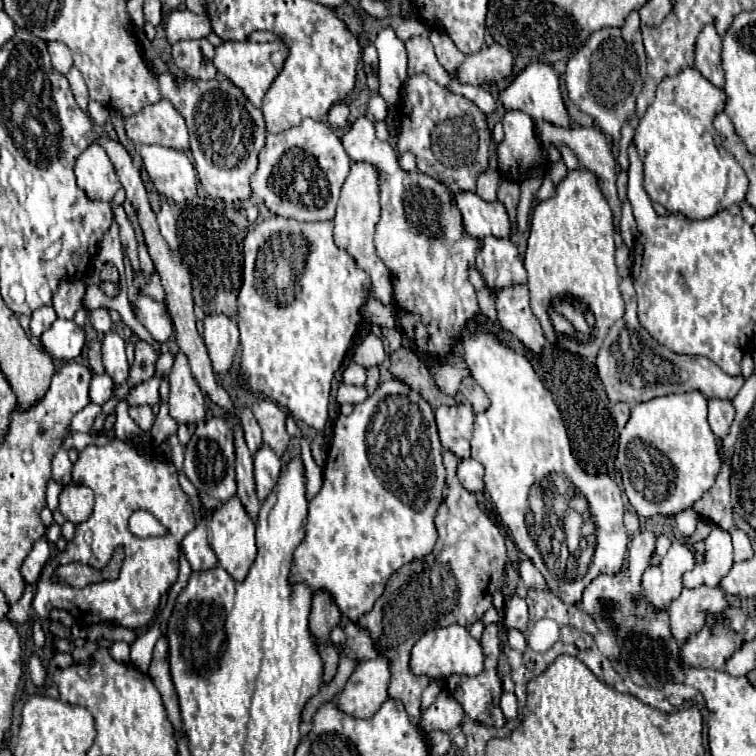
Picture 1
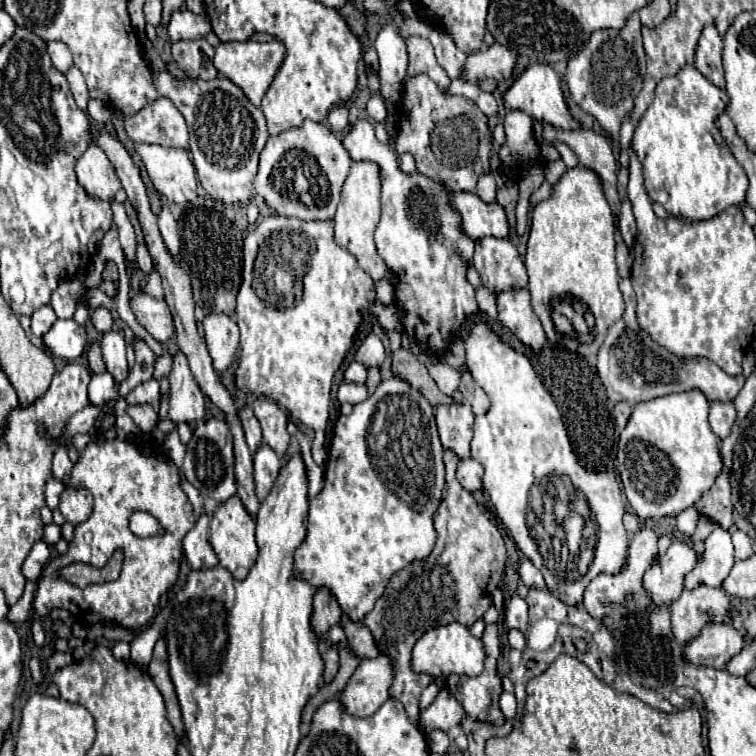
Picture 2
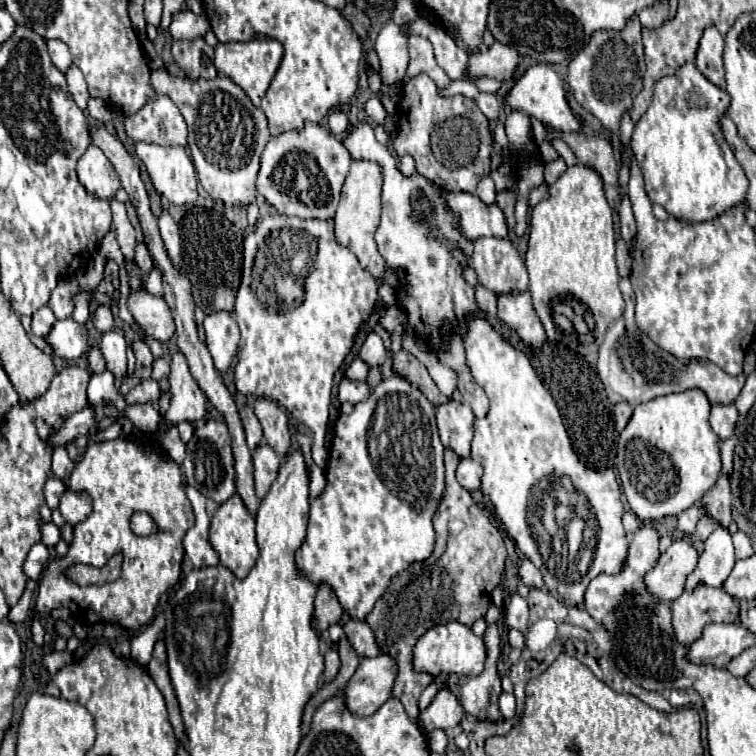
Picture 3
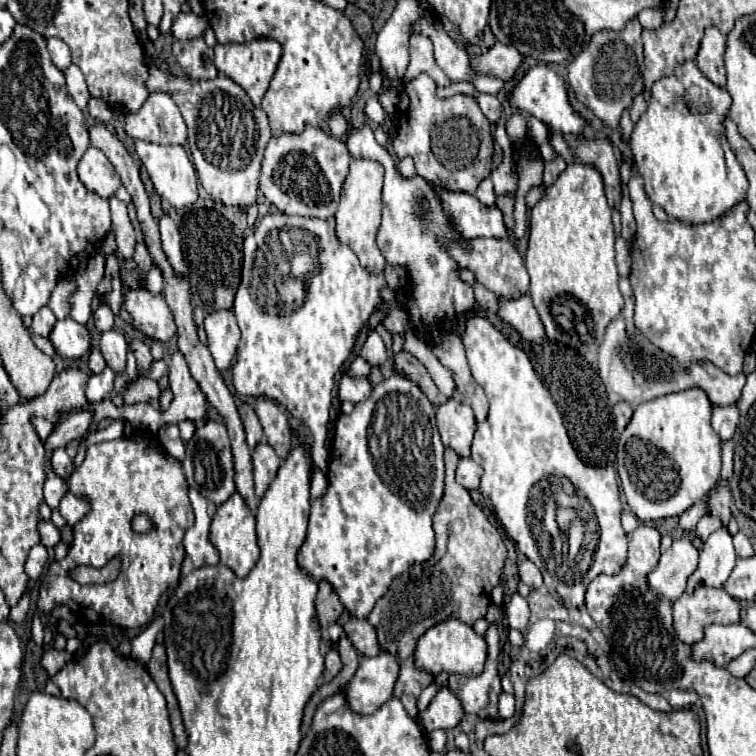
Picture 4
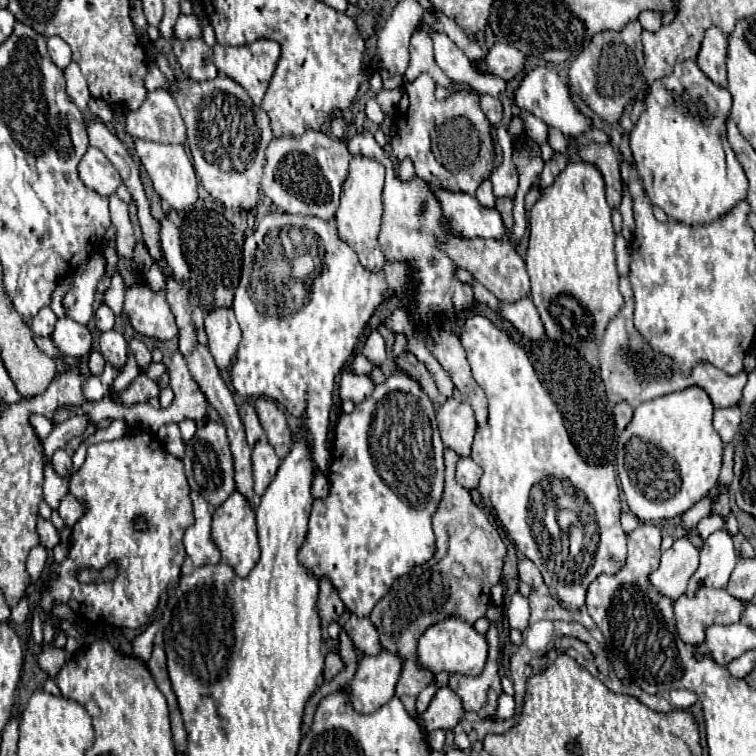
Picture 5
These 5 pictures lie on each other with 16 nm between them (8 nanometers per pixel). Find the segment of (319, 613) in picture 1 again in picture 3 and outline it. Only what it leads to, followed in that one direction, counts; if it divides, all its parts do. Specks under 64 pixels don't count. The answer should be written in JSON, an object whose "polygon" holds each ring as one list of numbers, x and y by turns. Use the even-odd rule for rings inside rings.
{"polygon":[[320,584,318,594,314,598,314,618,312,622,316,624,316,630,322,634,326,632,332,624,338,624,342,616,342,606,332,594,332,590,326,584]]}

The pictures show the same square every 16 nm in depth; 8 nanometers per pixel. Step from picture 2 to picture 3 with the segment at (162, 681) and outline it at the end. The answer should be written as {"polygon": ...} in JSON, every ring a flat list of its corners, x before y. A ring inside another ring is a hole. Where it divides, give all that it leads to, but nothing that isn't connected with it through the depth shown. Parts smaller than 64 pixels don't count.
{"polygon":[[164,640,156,642,154,646,154,654,152,660,148,664,148,674,152,676,154,684,160,688,164,700,166,700,166,708,168,708,168,718,170,724,174,728,174,734,178,738,180,744,186,744,186,734,184,734,184,724,182,724,182,716,180,716,180,708,178,708,178,700,168,676,168,660,166,660,166,646]]}

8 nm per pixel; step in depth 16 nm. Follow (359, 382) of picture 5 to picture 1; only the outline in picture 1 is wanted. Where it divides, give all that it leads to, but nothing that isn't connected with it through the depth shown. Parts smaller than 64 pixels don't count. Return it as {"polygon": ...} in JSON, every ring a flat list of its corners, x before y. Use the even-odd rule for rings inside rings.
{"polygon":[[340,386,336,392,336,400,338,404,344,402,364,402,368,398,366,388,356,388,356,386]]}

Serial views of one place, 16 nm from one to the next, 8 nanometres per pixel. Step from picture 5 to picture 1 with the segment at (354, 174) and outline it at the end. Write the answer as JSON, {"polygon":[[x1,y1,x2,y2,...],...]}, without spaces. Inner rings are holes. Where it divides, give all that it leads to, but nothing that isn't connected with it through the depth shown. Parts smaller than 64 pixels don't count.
{"polygon":[[356,162,350,168,350,174,342,186,336,216,334,216,334,244,344,248,372,280,372,292,382,304,392,304,392,282,390,272,384,262,378,258,372,236,380,220,380,202,378,202,378,170,372,164]]}

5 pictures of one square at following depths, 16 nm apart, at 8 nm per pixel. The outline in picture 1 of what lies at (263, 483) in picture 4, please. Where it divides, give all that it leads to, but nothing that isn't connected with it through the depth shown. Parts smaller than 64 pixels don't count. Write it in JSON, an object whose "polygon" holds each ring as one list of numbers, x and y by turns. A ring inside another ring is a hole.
{"polygon":[[262,446,254,454,256,492,258,492,260,502,264,502,268,498,268,492,272,492,272,484,276,484,276,480,280,476,280,468,282,468,280,458,268,446]]}

